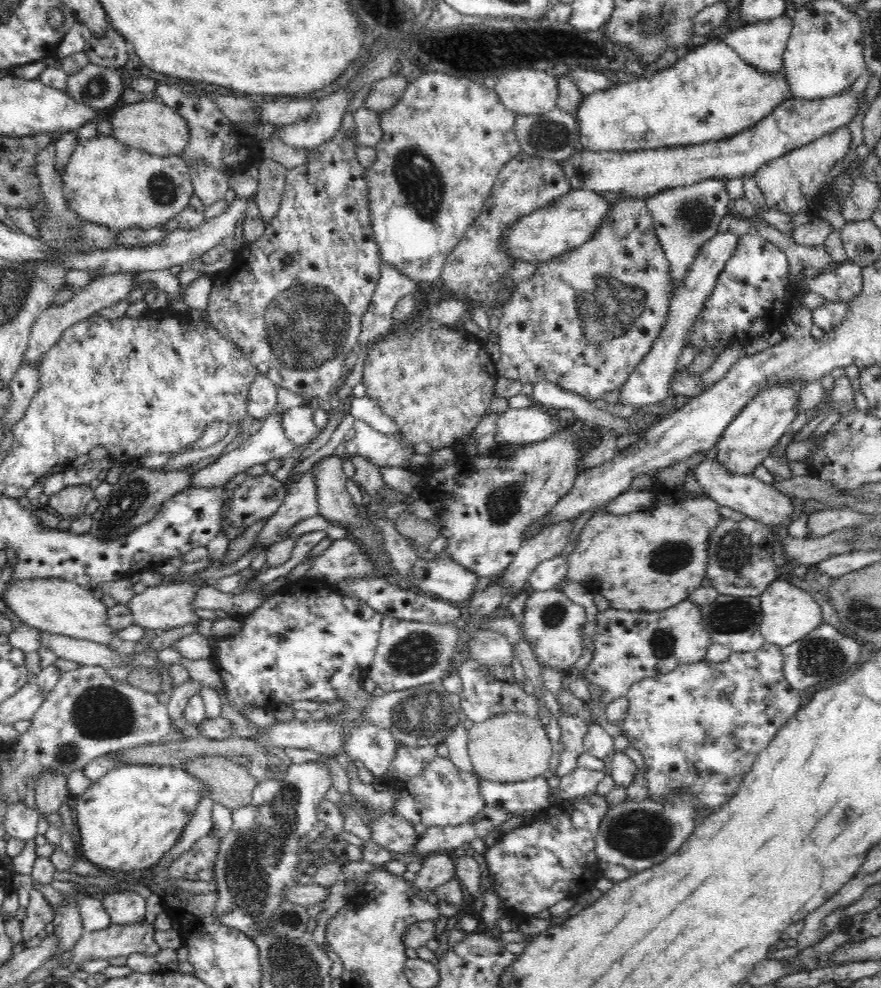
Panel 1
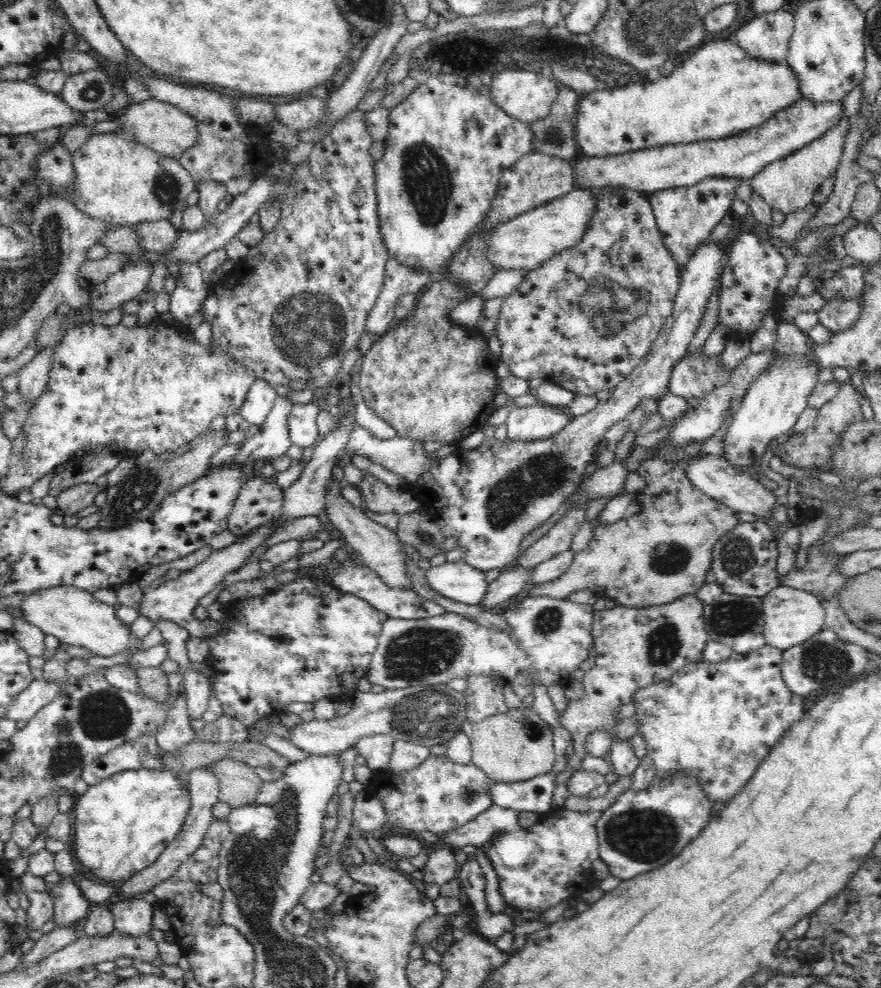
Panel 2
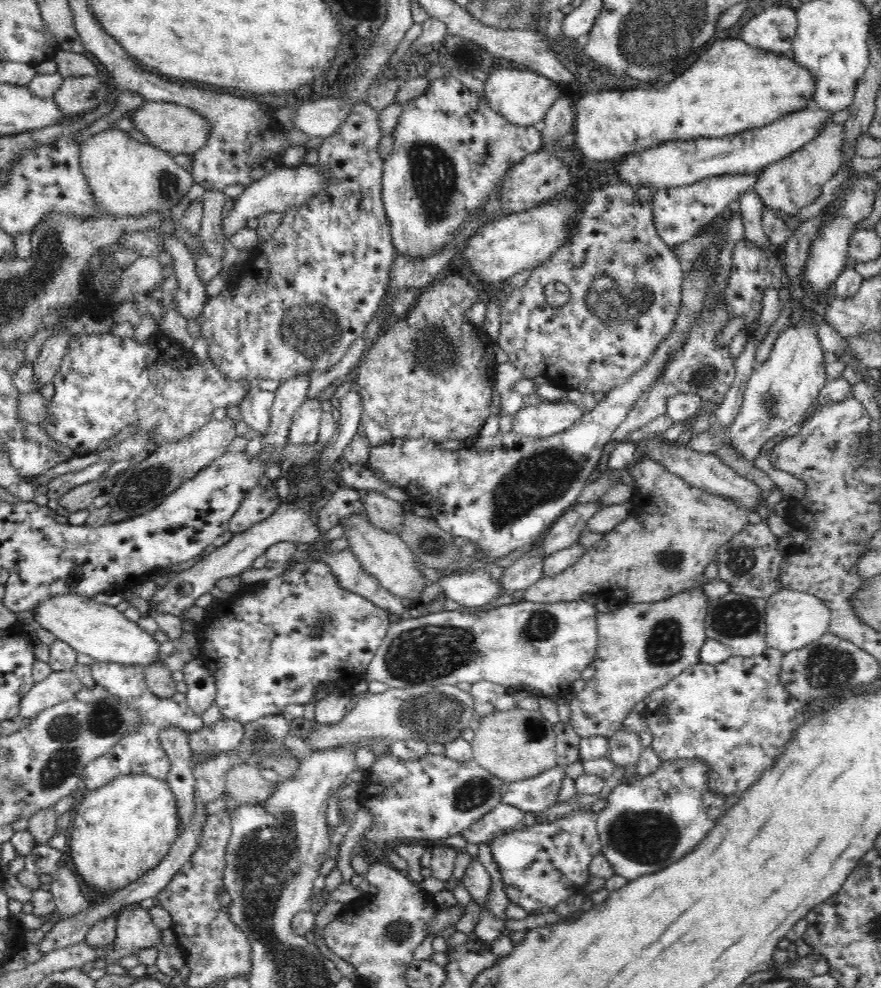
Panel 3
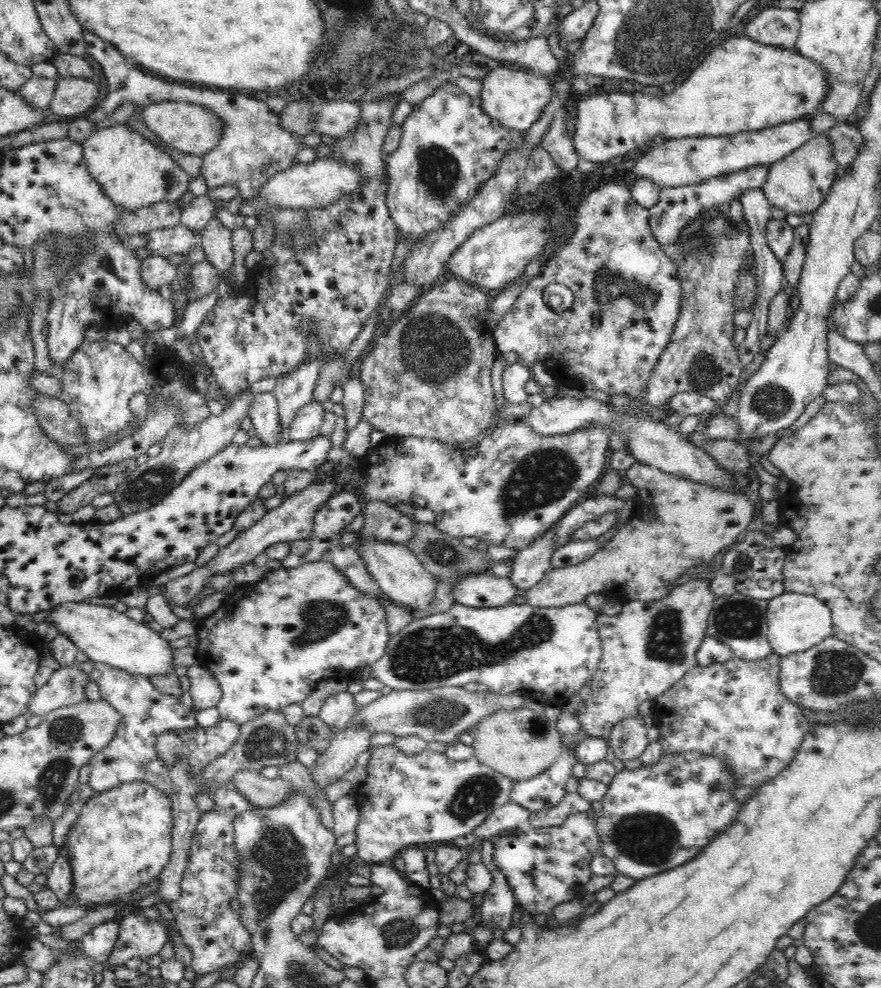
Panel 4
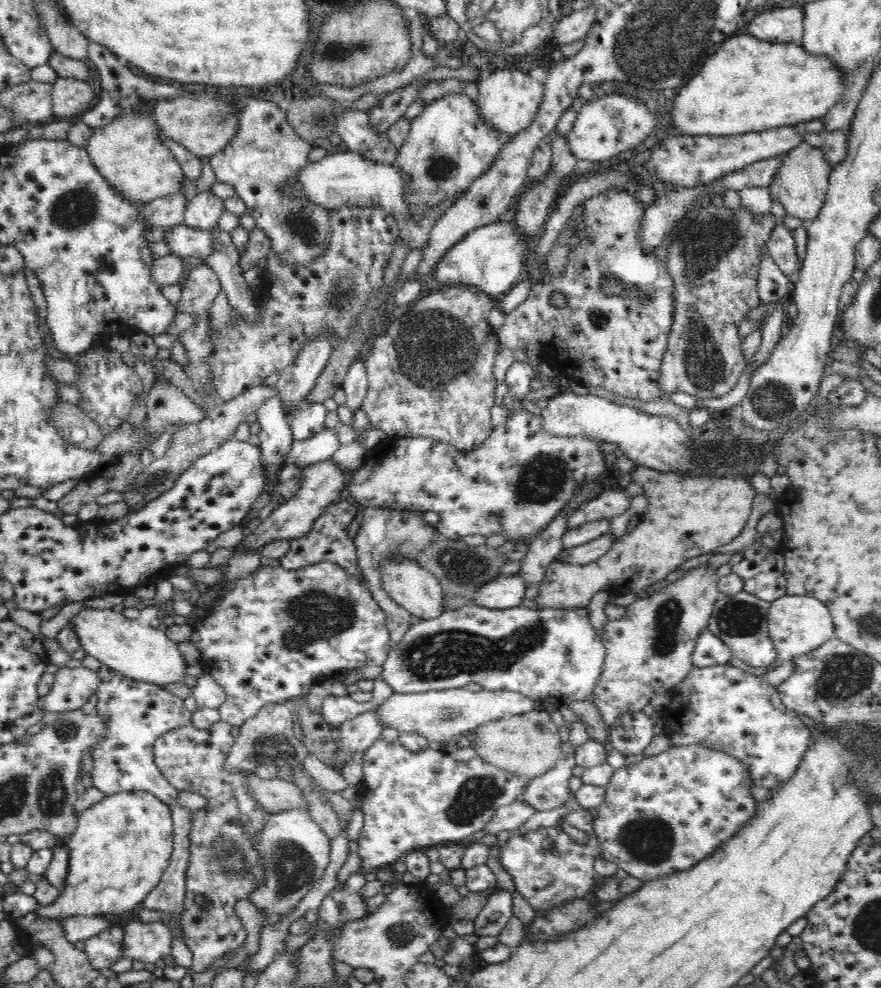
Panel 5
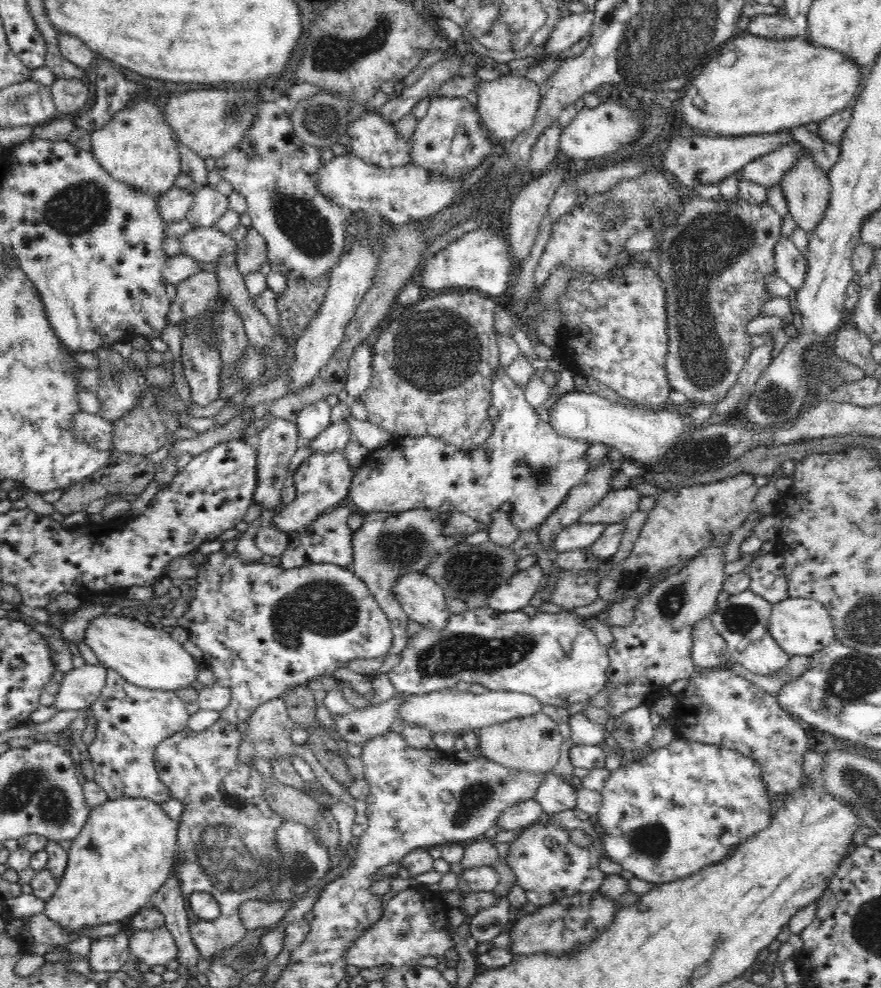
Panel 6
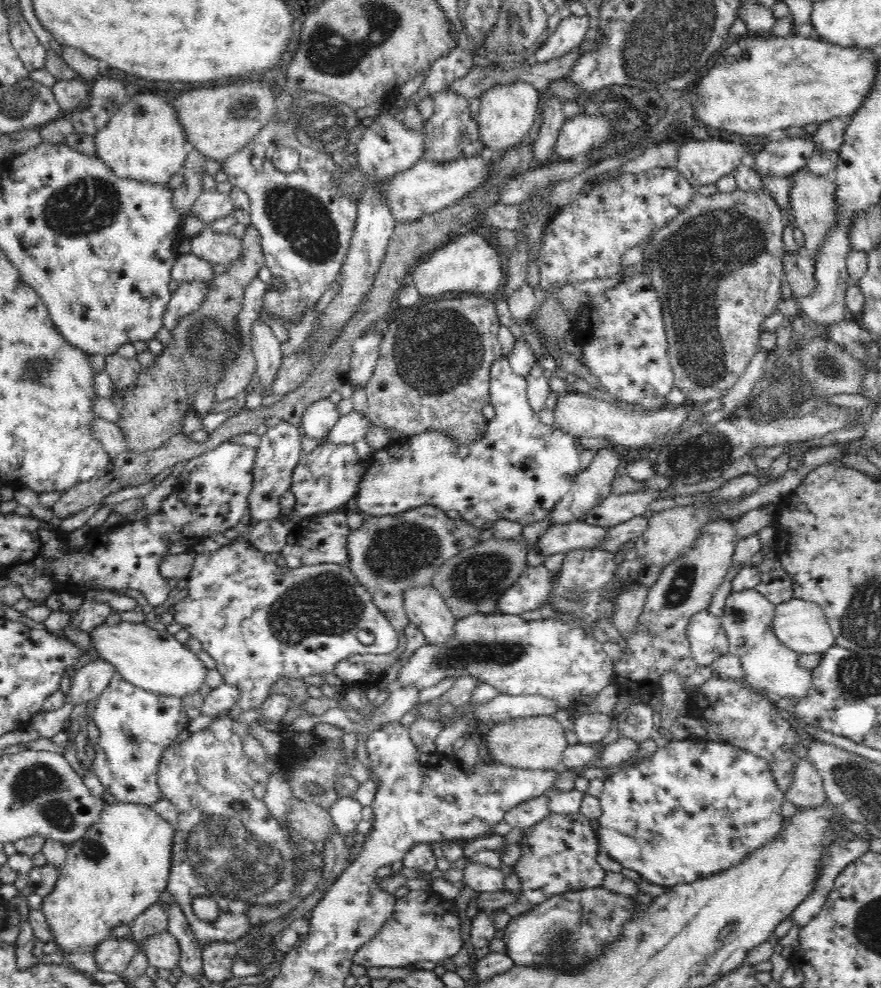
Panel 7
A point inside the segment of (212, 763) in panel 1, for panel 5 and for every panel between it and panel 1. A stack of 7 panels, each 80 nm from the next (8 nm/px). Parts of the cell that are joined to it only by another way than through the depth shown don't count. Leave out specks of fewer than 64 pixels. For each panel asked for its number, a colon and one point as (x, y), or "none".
2: (239, 785)
3: (245, 784)
4: (262, 792)
5: (276, 795)

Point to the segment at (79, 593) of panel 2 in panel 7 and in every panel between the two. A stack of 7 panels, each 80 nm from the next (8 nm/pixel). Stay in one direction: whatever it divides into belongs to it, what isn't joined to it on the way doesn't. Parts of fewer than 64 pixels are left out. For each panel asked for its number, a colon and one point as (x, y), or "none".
3: (100, 631)
4: (107, 636)
5: (141, 653)
6: (145, 655)
7: (155, 661)

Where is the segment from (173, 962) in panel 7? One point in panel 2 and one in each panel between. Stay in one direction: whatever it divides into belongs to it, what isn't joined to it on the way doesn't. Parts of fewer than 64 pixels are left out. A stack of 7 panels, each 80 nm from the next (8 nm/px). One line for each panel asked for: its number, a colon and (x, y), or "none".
2: (134, 917)
3: (135, 929)
4: (139, 937)
5: (150, 942)
6: (157, 947)

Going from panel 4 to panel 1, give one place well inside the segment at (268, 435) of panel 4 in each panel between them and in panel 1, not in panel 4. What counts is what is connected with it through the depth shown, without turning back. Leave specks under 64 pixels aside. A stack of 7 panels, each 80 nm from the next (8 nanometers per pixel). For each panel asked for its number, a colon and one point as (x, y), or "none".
1: (262, 395)
2: (260, 399)
3: (255, 409)

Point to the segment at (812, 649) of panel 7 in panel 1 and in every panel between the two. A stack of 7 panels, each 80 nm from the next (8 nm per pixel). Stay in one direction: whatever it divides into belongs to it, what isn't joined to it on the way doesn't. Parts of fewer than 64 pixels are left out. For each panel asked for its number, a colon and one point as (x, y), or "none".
1: (789, 613)
2: (792, 617)
3: (794, 619)
4: (796, 622)
5: (798, 625)
6: (800, 626)

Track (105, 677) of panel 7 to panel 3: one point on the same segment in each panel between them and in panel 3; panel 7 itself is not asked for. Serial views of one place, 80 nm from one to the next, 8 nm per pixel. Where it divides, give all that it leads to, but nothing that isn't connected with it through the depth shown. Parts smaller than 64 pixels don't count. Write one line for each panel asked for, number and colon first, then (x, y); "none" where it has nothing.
3: (60, 686)
4: (67, 686)
5: (73, 687)
6: (81, 687)

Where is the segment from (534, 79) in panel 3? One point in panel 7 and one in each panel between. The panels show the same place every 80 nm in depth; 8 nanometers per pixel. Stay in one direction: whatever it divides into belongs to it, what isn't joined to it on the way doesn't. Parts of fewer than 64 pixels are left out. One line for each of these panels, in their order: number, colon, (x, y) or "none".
4: (515, 98)
5: (508, 99)
6: (507, 106)
7: (507, 112)

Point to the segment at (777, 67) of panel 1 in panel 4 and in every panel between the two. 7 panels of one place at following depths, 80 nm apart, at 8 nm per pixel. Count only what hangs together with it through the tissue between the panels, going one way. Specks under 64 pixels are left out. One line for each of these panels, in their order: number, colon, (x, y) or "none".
2: (767, 36)
3: (773, 30)
4: (775, 26)

